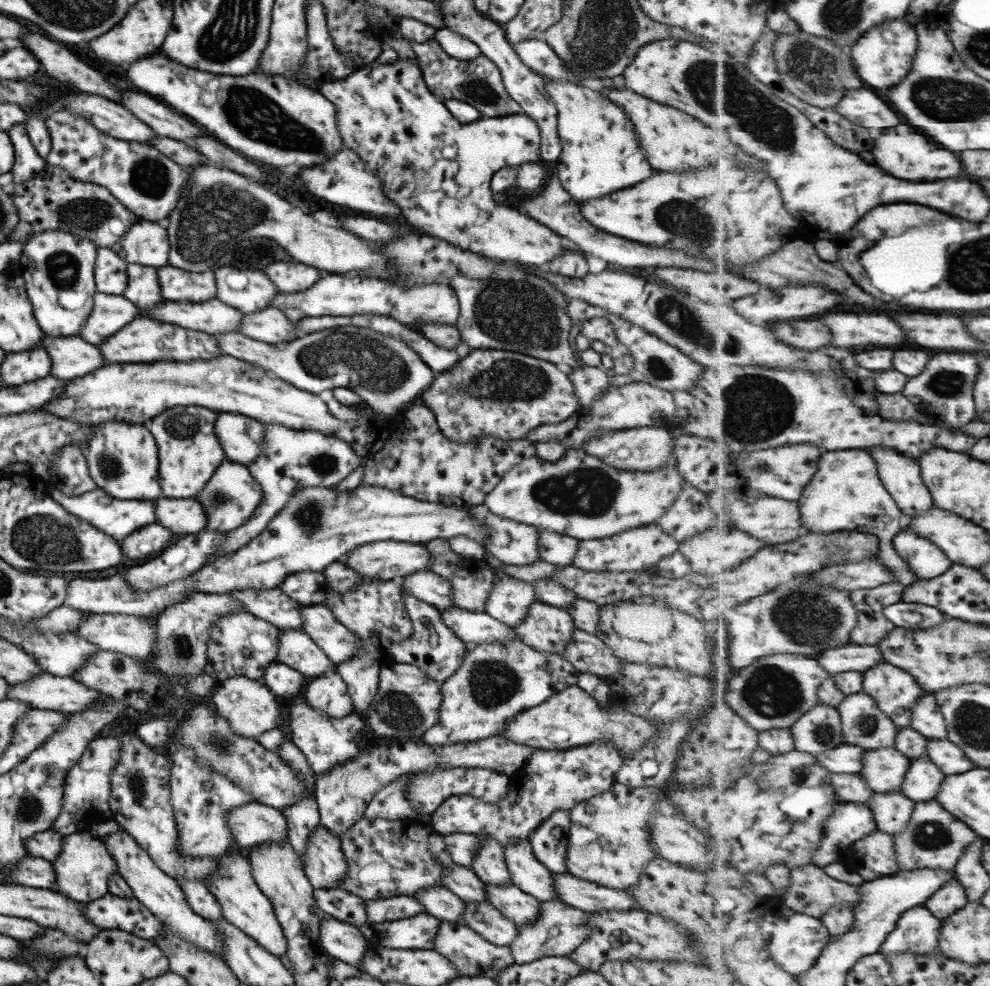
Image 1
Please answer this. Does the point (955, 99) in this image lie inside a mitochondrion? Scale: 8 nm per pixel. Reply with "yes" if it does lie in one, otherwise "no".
yes

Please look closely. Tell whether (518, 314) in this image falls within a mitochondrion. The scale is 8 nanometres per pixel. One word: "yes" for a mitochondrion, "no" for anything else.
yes

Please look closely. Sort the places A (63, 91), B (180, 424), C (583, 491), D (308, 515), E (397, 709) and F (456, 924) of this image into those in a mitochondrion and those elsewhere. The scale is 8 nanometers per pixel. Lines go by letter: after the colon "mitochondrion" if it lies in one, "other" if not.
A: other
B: mitochondrion
C: mitochondrion
D: mitochondrion
E: mitochondrion
F: other

